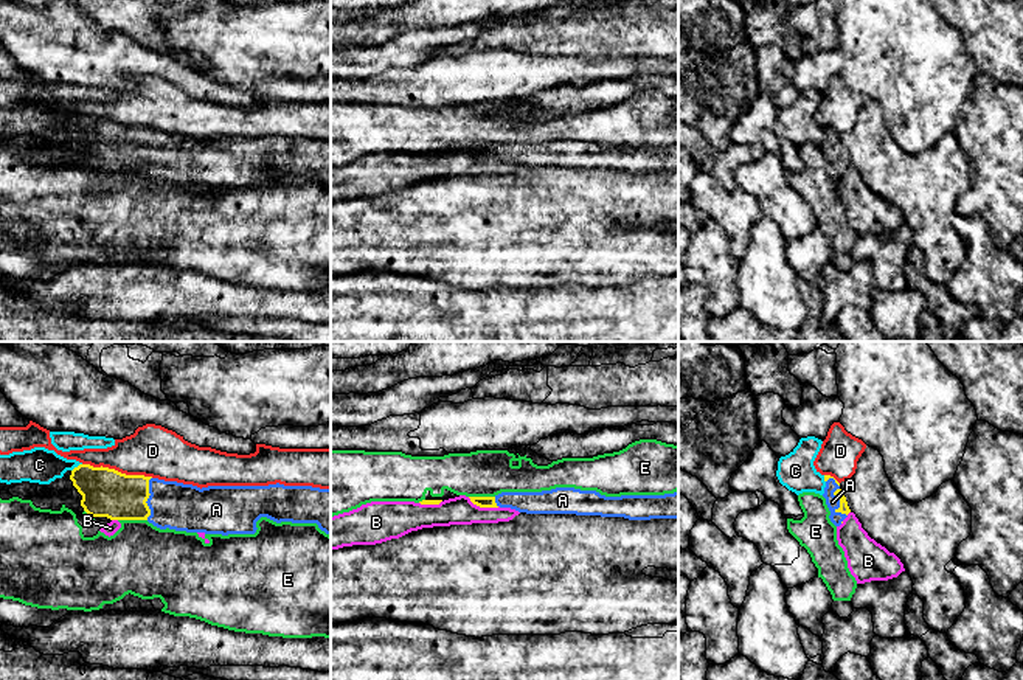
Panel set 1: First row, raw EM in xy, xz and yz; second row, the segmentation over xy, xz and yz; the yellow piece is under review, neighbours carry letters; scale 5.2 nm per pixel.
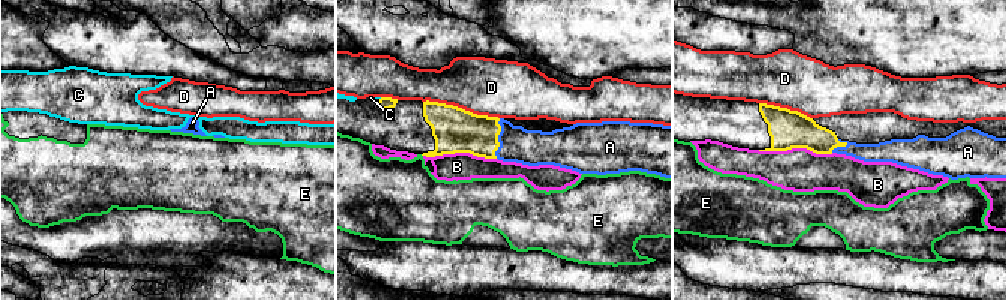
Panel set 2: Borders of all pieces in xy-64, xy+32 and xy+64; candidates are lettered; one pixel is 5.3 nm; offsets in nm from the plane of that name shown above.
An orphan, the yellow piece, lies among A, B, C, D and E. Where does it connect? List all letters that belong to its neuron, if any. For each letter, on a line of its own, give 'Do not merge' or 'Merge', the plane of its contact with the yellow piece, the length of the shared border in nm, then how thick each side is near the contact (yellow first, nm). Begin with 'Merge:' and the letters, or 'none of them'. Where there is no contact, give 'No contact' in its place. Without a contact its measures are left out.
Merge: A
A: Merge. Touches yellow in yz. Shared border 220 nm. Thickness 50 nm (yellow) against 70 nm
B: Do not merge. Touches yellow in xz. Shared border 180 nm. Thickness 60 nm (yellow) against 140 nm
C: Do not merge. Touches yellow in xy. Shared border 70 nm. Thickness 260 nm (yellow) against 190 nm
D: Do not merge. Touches yellow in xy. Shared border 380 nm. Thickness 260 nm (yellow) against 280 nm
E: Do not merge. Touches yellow in xy. Shared border 150 nm. Thickness 260 nm (yellow) against 380 nm

